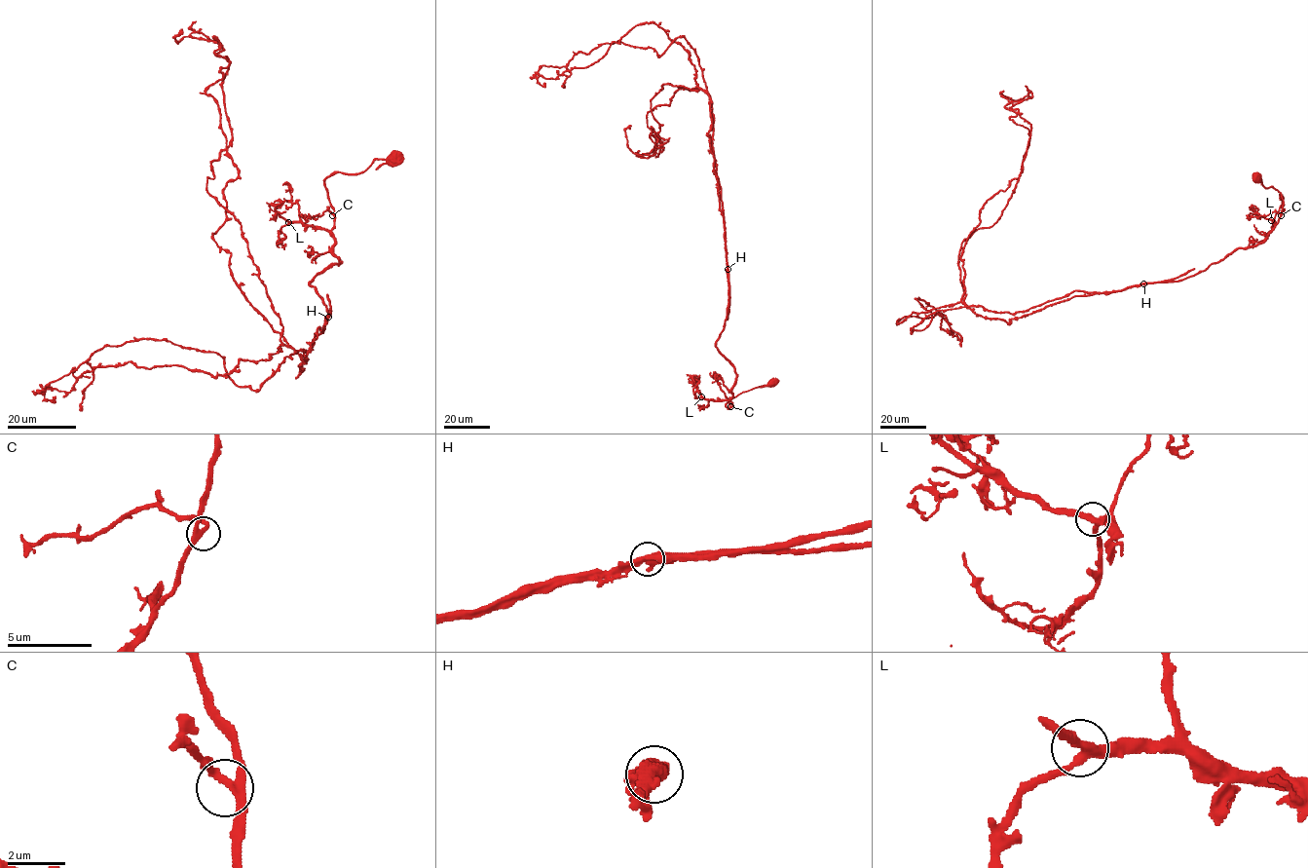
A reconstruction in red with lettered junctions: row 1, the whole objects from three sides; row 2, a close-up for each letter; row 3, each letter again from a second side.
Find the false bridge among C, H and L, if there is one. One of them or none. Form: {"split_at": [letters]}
{"split_at": ["H"]}

